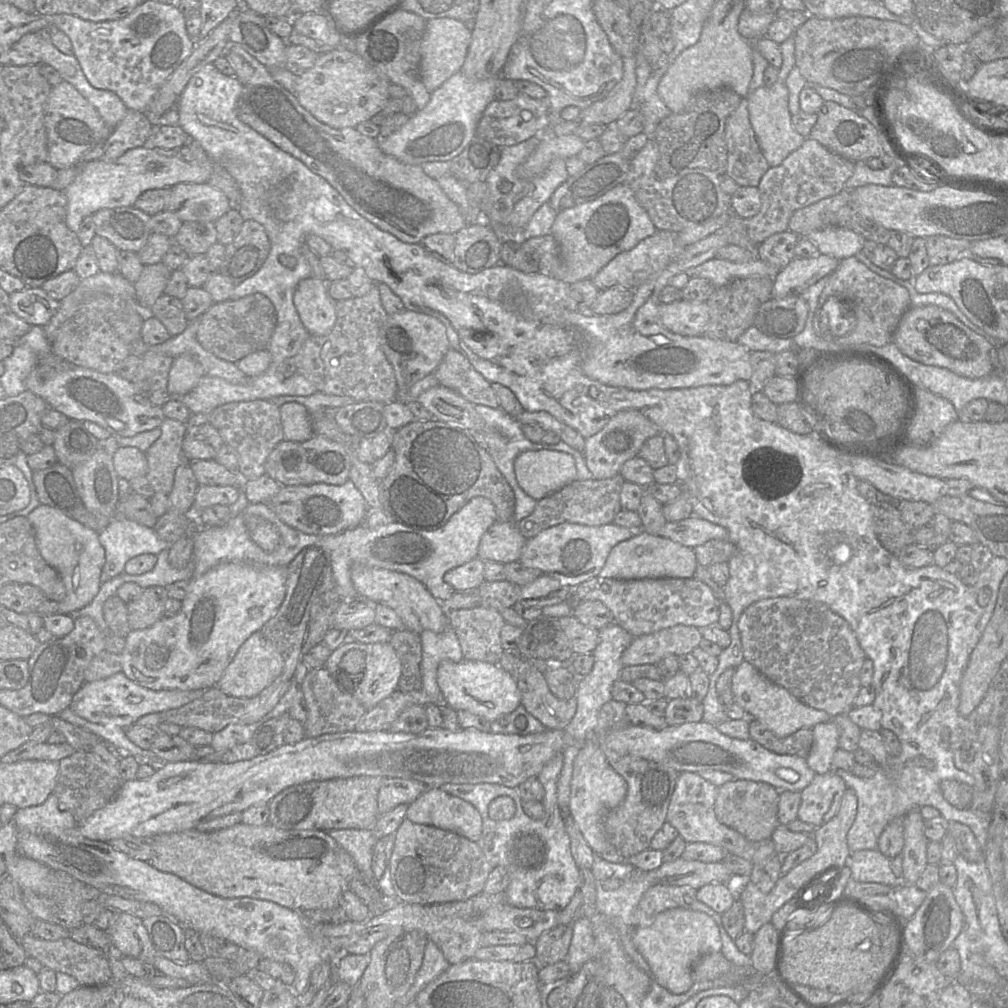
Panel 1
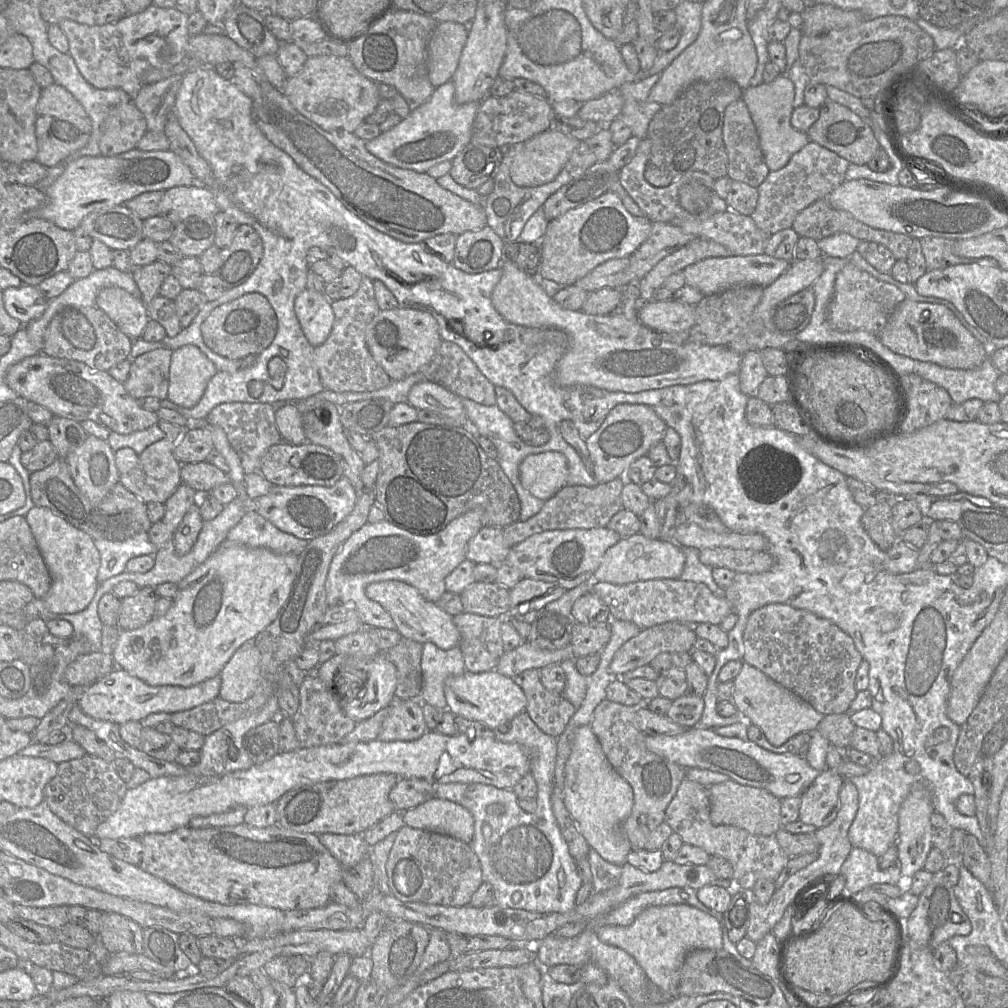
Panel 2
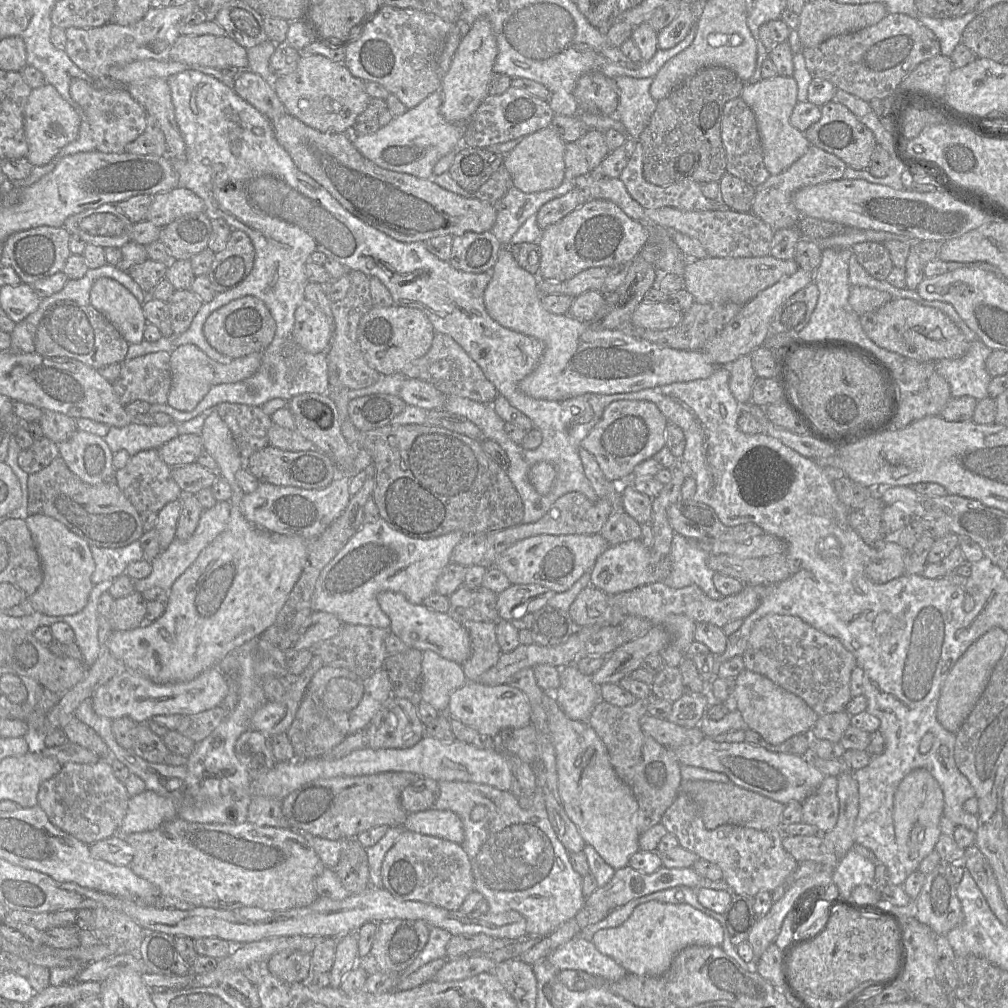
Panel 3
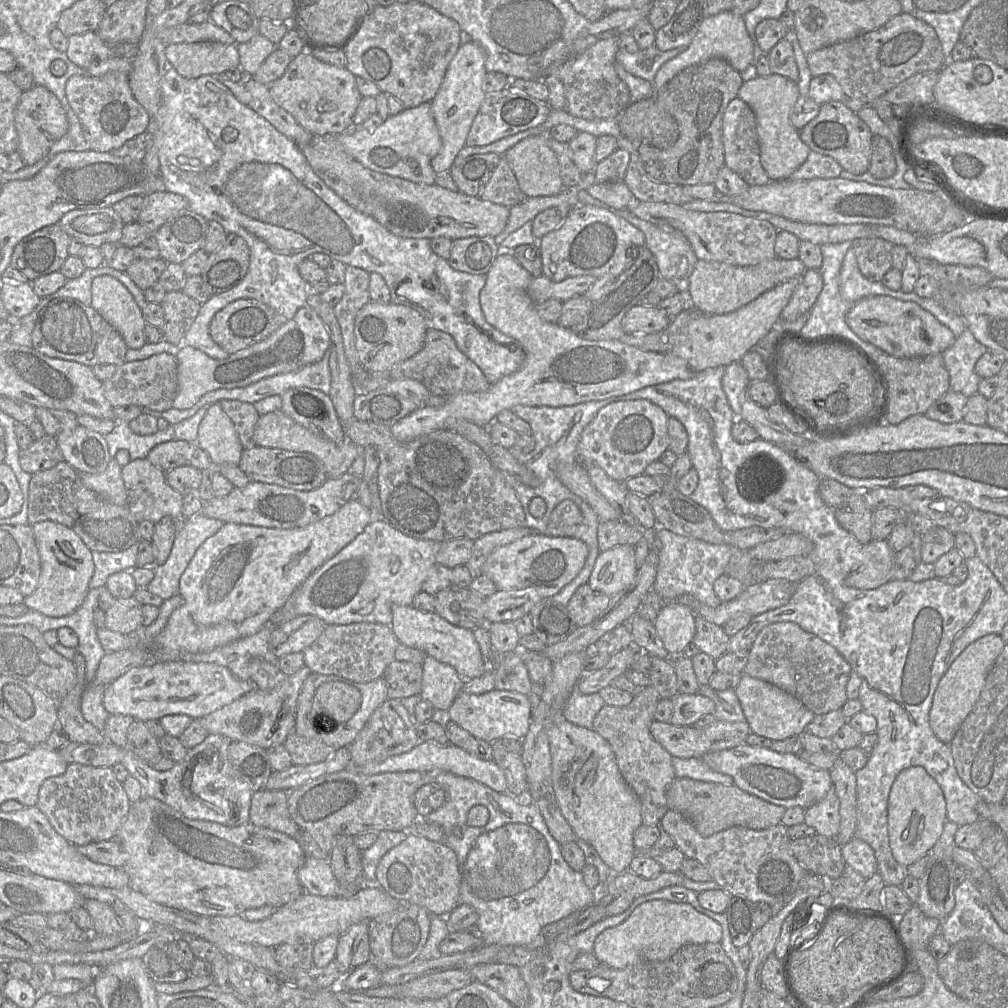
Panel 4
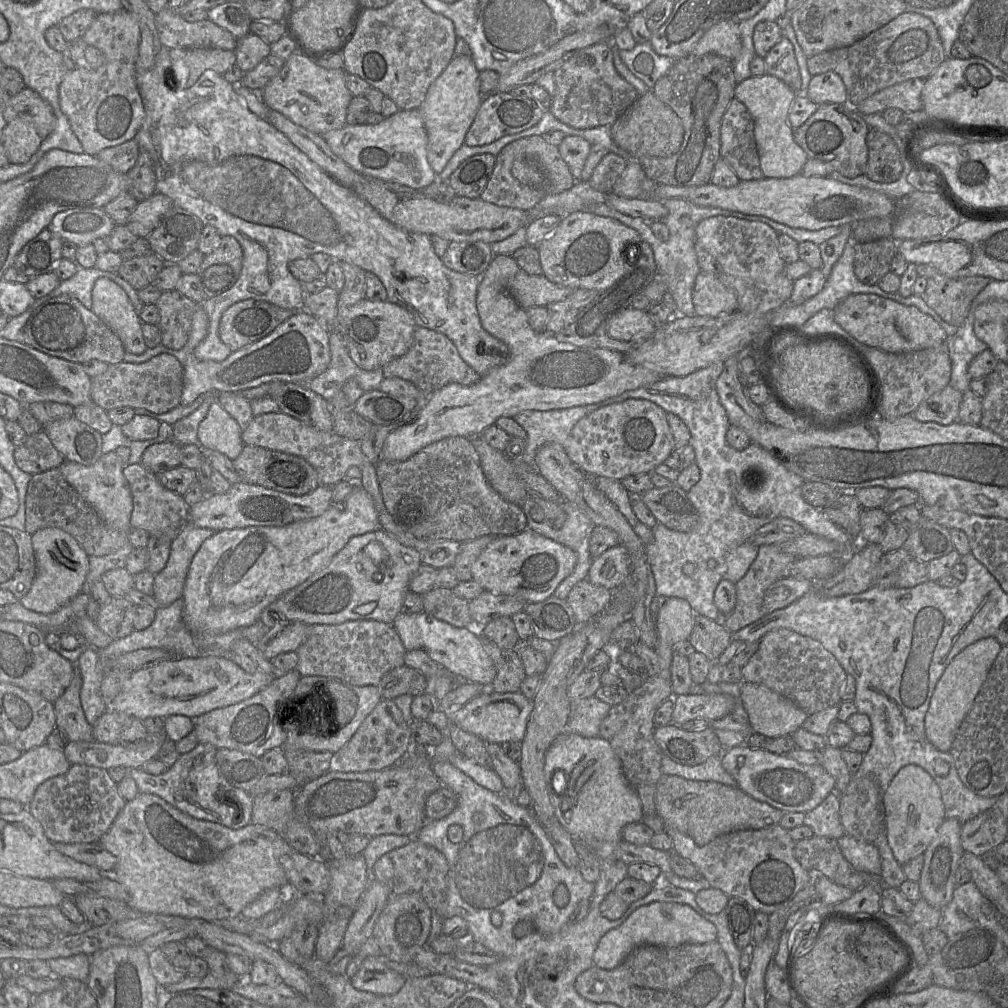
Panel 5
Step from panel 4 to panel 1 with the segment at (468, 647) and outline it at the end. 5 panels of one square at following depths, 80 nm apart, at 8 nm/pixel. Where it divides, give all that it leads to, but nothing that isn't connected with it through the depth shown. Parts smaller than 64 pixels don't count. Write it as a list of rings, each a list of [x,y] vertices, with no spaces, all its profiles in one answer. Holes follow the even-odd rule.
[[[356,565],[351,571],[353,586],[362,598],[387,606],[401,618],[407,630],[421,634],[424,630],[442,633],[448,627],[448,617],[426,586],[405,573]]]

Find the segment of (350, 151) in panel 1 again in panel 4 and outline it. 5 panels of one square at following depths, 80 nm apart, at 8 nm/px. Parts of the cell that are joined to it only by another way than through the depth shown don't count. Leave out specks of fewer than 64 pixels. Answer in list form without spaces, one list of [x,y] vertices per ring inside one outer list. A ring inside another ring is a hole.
[[[211,41],[172,43],[167,45],[165,53],[169,66],[183,77],[195,79],[240,67],[237,45]],[[339,134],[313,135],[307,145],[300,147],[303,155],[315,174],[331,190],[356,210],[374,218],[394,235],[402,238],[432,239],[435,237],[446,237],[455,240],[470,236],[497,237],[504,230],[509,217],[510,210],[508,207],[492,203],[488,200],[482,200],[480,197],[469,196],[460,191],[451,191],[435,183],[415,183],[403,178],[373,171],[346,154],[339,144],[336,135]]]

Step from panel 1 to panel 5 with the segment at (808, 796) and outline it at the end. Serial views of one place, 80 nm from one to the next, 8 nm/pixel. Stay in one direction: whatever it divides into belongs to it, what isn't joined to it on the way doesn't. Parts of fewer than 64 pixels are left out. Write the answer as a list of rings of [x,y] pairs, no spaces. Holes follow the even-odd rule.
[[[831,792],[817,807],[805,813],[803,824],[811,827],[815,836],[839,839],[846,834],[839,809],[840,797]]]

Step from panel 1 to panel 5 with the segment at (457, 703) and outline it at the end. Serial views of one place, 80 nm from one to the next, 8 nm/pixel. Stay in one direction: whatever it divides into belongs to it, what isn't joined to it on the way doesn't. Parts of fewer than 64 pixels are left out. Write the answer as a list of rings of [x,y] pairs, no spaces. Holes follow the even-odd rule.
[[[486,690],[449,716],[451,722],[486,743],[502,744],[523,740],[532,710],[533,701],[527,699],[521,692],[497,693]]]

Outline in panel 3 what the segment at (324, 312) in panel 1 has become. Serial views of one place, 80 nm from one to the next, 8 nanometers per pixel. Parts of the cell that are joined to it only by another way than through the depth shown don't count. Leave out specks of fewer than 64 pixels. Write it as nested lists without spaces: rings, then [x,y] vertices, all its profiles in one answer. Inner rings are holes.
[[[305,299],[295,311],[292,331],[298,346],[311,354],[326,351],[330,345],[333,323],[314,303]]]

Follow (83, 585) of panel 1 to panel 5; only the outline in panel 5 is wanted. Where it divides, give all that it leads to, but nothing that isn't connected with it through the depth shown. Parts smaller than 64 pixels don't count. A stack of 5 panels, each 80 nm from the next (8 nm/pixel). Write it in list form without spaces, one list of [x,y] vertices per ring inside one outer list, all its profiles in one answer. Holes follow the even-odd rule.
[[[55,527],[33,533],[32,547],[36,559],[36,575],[29,592],[19,601],[25,608],[37,613],[52,613],[82,593],[90,568],[89,555],[74,537]]]

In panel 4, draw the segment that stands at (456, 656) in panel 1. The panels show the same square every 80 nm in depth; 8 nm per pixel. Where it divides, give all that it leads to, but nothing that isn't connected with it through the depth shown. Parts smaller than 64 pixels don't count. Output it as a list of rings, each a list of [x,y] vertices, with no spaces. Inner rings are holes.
[[[429,655],[422,663],[422,670],[420,698],[430,702],[434,709],[448,710],[466,680],[453,667]]]

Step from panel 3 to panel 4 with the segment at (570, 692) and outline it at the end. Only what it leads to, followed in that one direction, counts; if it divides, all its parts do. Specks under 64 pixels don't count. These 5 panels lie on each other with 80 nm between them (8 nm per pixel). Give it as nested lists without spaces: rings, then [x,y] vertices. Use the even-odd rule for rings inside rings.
[[[576,685],[563,708],[567,721],[587,729],[593,728],[593,719],[605,705],[599,693],[582,694]]]

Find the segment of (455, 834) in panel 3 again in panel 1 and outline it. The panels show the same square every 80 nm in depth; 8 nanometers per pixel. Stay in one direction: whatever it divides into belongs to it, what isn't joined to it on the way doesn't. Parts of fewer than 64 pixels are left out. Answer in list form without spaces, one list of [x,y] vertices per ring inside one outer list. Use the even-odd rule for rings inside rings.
[[[428,788],[409,804],[406,818],[416,824],[455,832],[477,842],[482,833],[482,818],[469,802],[440,788]]]

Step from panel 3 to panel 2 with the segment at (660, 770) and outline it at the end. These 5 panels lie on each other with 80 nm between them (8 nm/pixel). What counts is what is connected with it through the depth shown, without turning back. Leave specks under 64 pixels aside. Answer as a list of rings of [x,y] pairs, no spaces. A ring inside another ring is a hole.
[[[605,699],[594,710],[590,724],[607,760],[633,790],[632,811],[622,824],[622,830],[630,841],[632,851],[645,848],[651,833],[664,821],[666,808],[685,778],[685,769],[647,749],[646,735],[635,722],[637,708]]]

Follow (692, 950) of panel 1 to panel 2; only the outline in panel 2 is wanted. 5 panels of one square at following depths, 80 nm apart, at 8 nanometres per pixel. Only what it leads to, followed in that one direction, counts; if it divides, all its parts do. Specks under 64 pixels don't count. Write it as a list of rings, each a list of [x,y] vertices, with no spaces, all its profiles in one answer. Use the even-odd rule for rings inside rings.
[[[689,905],[650,906],[643,910],[629,926],[602,926],[596,930],[598,939],[607,945],[626,951],[644,970],[649,982],[662,991],[677,995],[678,979],[687,953],[693,949],[723,949],[720,923],[713,916]]]

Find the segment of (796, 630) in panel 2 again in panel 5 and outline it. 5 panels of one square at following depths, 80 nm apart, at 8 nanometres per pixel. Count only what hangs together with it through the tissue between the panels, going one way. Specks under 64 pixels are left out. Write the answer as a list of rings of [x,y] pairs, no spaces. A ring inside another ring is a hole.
[[[781,628],[770,631],[759,641],[759,648],[742,667],[743,682],[764,685],[785,698],[794,702],[808,716],[841,703],[841,689],[847,673],[837,659],[823,645],[807,636],[792,630]]]

